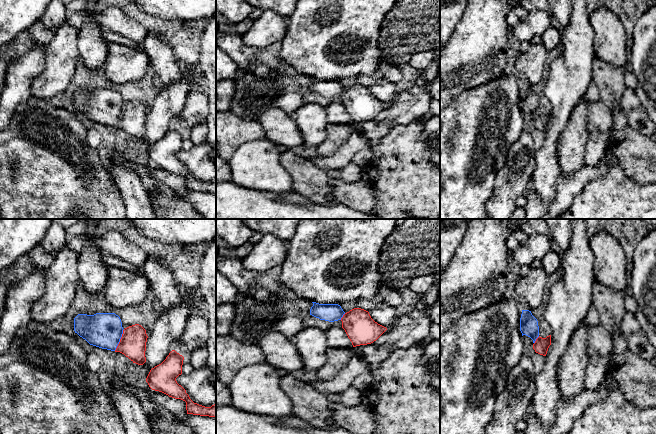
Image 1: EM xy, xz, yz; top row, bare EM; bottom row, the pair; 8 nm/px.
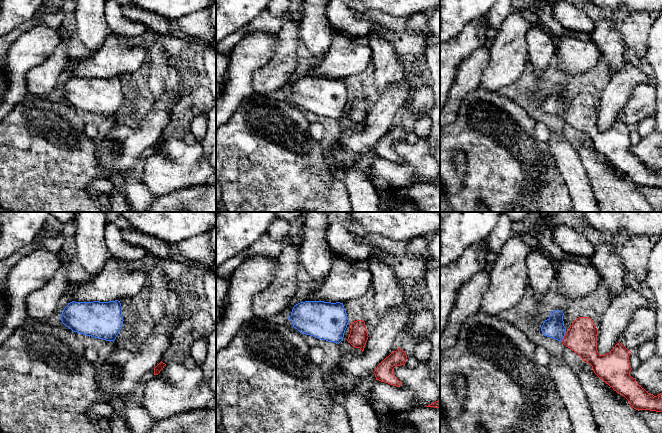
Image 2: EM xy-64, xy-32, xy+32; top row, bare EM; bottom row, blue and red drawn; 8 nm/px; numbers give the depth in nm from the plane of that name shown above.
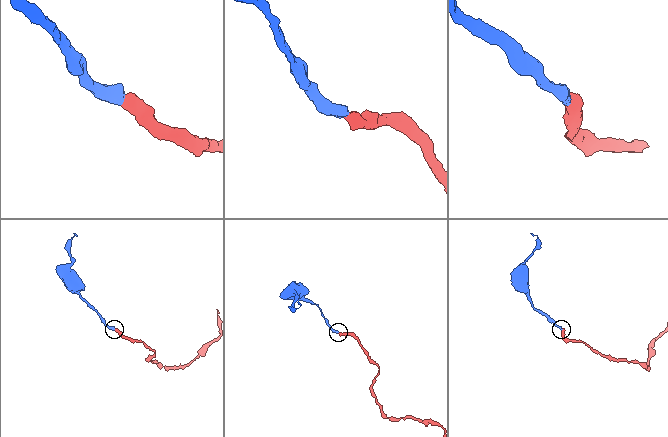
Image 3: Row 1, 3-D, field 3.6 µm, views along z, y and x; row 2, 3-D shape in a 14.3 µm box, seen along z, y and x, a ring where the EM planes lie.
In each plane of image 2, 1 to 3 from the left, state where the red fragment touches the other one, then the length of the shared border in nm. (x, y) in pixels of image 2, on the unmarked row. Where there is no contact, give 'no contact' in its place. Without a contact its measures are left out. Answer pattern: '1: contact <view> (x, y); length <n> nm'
1: no contact
2: no contact
3: contact xy+32 (563, 113); length 70 nm

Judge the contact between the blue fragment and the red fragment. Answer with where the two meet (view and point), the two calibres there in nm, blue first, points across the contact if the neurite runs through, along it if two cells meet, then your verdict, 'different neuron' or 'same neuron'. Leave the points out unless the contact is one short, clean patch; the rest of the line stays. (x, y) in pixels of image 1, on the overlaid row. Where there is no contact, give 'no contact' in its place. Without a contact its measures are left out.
meets blue in xy at (119, 340); 280 nm thick on the blue side, 220 nm on the other; runs through xy (104, 330), (119, 340), (129, 341), (132, 344); same neuron

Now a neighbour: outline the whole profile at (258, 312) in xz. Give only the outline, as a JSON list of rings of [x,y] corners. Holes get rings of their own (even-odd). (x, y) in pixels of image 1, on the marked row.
[[[253,287],[248,292],[240,294],[234,302],[235,318],[230,328],[230,335],[236,340],[257,345],[258,342],[270,332],[280,332],[292,339],[305,326],[303,324],[304,312],[294,300],[287,299],[285,294],[278,296],[271,294],[265,288]]]

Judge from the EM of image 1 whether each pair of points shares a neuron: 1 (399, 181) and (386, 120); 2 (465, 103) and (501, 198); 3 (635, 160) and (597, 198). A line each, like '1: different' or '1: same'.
1: different
2: different
3: different

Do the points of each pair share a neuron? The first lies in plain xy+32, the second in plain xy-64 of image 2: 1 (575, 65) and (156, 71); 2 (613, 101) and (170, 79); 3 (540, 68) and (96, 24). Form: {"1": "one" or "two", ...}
{"1": "two", "2": "two", "3": "one"}

